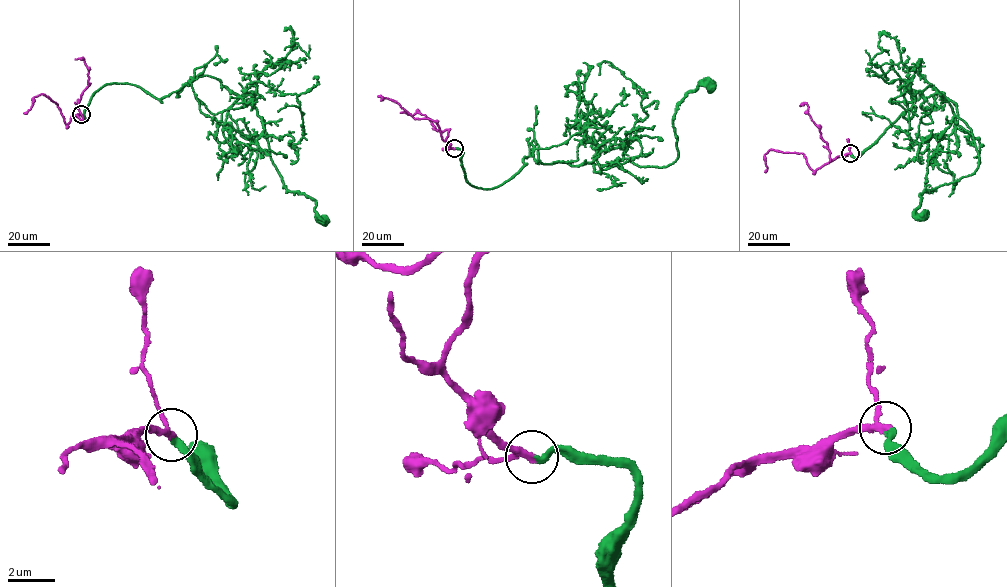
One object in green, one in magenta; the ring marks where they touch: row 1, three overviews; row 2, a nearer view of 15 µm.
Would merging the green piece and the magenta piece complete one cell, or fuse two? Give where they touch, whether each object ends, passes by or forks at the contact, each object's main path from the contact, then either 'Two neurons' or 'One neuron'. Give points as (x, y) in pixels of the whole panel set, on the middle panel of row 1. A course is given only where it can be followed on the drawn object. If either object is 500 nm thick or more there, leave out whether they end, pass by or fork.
Place: (454, 148). At the ring green ends. At the ring magenta passes by. Course of green: (453, 148), (467, 182), (490, 189), (533, 140), (539, 163), (666, 166), (677, 104), (710, 86). Course of magenta: (453, 148), (442, 140), (436, 122), (429, 118), (415, 119), (398, 104), (383, 97), (381, 100). One neuron

